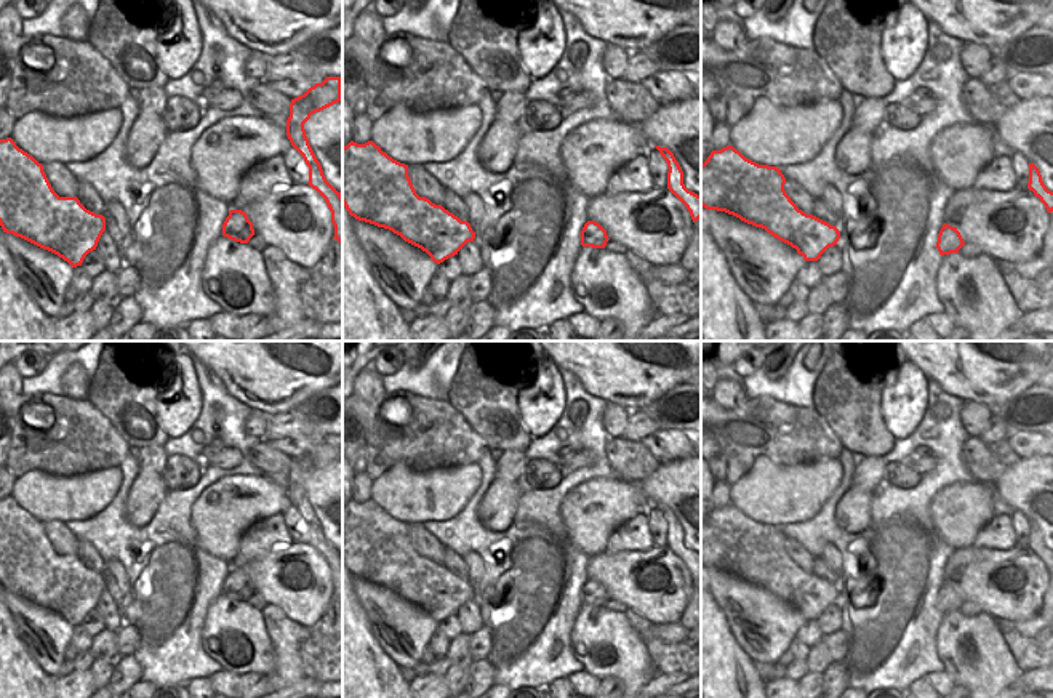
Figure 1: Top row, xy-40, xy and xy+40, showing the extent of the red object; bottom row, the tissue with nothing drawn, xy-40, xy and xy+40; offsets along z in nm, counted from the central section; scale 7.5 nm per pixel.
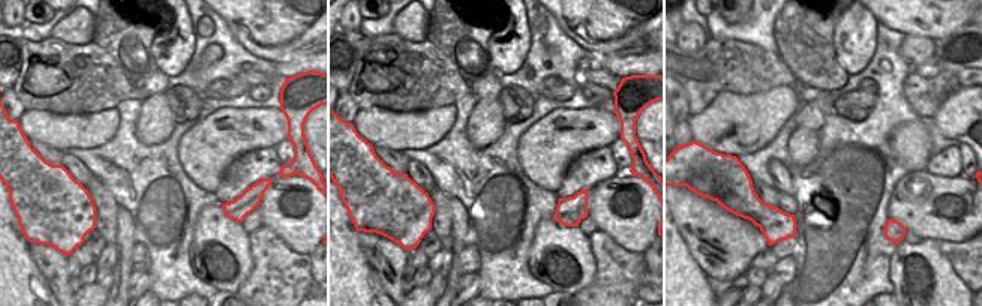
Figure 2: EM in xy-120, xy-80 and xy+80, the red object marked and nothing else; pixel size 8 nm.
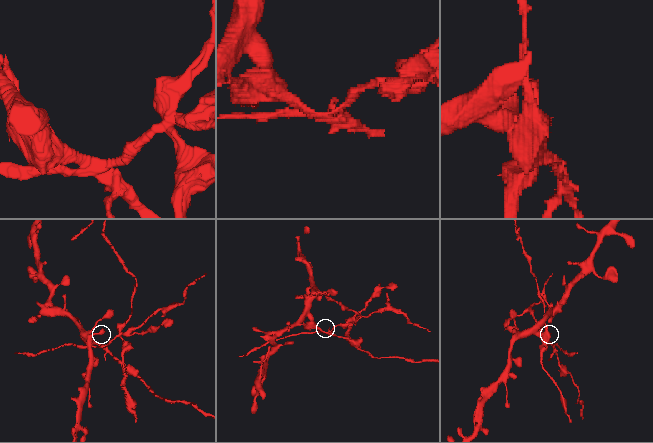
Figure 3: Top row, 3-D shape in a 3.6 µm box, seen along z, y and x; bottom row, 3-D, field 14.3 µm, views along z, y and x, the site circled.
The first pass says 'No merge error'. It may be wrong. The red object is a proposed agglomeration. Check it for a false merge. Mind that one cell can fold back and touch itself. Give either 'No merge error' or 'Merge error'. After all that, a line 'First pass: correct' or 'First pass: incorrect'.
Merge error.
First pass: incorrect

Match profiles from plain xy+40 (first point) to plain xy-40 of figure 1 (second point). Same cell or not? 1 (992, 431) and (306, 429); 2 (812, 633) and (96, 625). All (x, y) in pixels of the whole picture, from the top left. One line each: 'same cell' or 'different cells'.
1: same cell
2: same cell

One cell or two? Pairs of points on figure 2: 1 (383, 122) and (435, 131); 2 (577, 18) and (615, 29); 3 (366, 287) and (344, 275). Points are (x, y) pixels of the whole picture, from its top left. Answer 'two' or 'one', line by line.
1: one
2: one
3: one

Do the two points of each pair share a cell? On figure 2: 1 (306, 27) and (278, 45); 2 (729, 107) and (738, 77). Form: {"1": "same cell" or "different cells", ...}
{"1": "same cell", "2": "different cells"}

